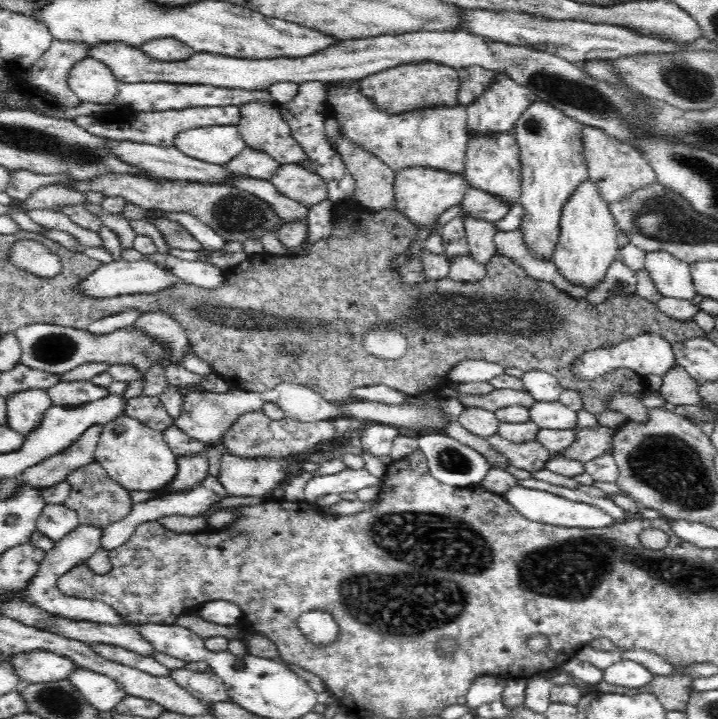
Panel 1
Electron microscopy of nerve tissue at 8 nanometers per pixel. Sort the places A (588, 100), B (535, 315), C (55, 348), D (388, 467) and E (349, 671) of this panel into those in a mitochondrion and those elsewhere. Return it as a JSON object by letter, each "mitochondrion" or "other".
{"A":"mitochondrion","B":"mitochondrion","C":"mitochondrion","D":"other","E":"other"}

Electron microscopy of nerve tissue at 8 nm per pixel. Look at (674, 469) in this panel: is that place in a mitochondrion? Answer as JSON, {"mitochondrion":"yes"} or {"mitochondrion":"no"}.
{"mitochondrion":"yes"}

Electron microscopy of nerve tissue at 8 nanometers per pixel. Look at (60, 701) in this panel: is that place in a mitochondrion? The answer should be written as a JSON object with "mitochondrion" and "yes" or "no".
{"mitochondrion":"yes"}

